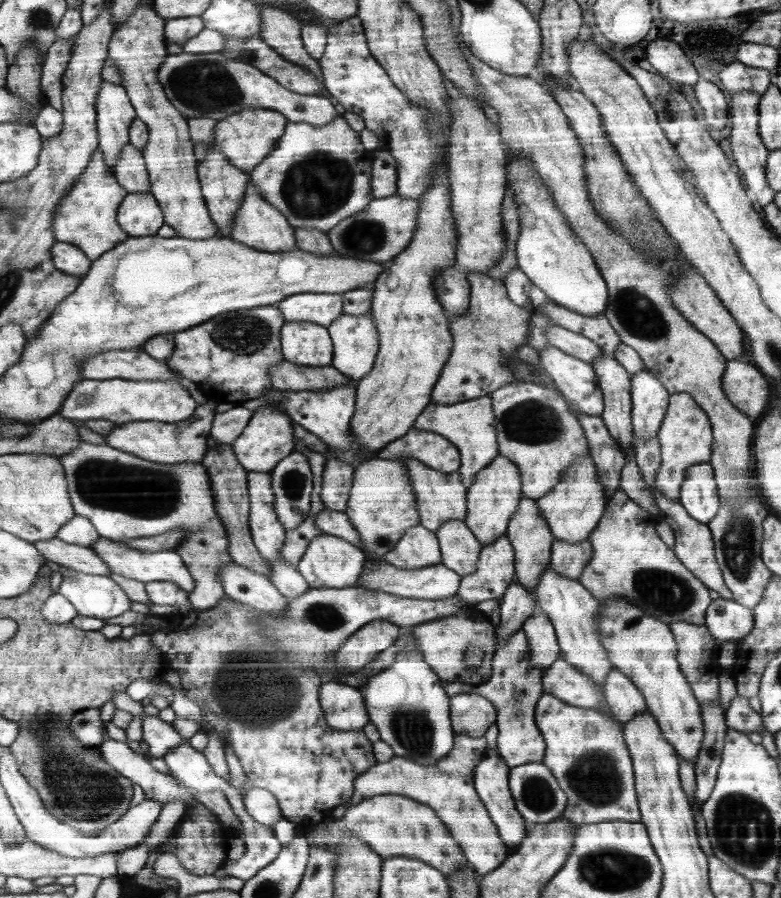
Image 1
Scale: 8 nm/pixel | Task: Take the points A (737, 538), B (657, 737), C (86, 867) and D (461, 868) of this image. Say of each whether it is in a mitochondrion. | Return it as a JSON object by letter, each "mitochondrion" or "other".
{"A":"mitochondrion","B":"other","C":"other","D":"other"}

